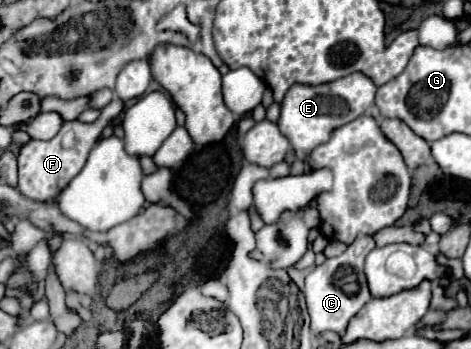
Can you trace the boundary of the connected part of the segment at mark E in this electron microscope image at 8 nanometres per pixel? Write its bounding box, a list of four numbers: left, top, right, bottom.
[278,71,376,161]

